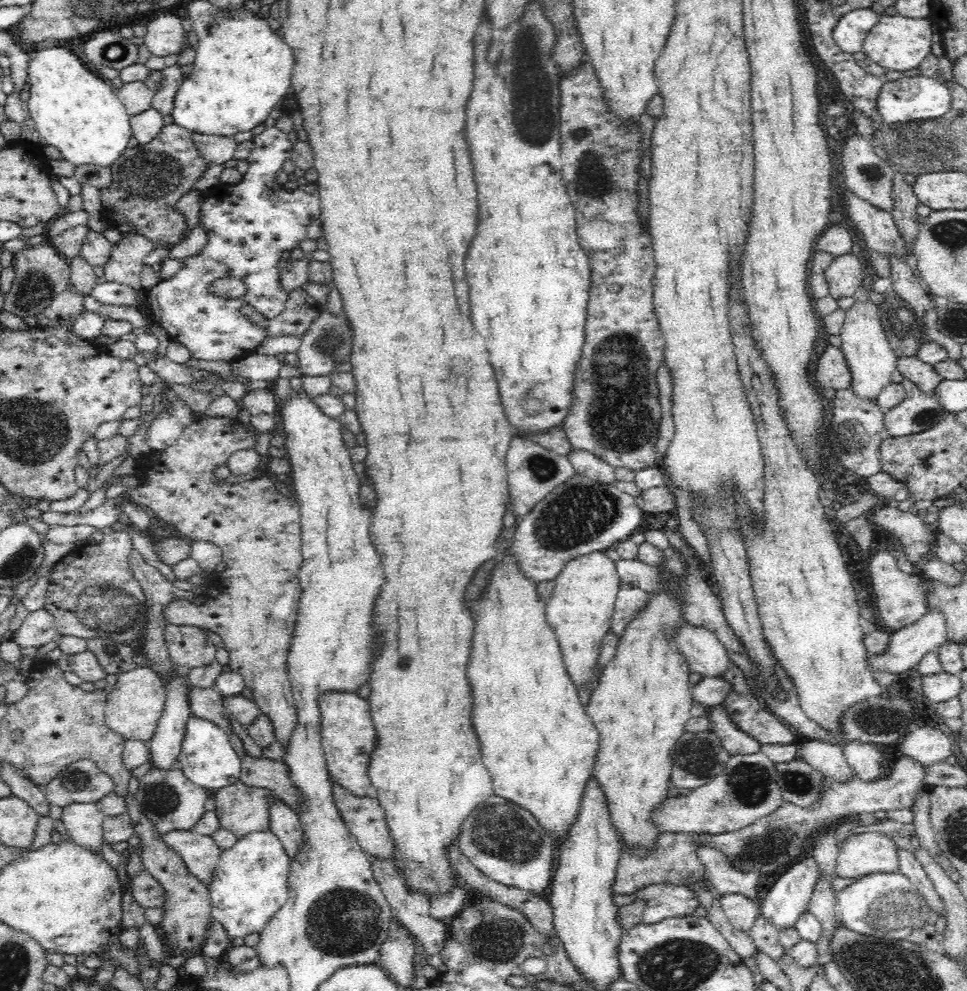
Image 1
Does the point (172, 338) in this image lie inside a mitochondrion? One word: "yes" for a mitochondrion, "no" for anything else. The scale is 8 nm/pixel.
no

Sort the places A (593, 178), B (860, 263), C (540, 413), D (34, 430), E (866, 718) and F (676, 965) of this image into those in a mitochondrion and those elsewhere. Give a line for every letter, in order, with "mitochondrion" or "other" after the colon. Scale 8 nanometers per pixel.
A: mitochondrion
B: other
C: other
D: mitochondrion
E: mitochondrion
F: mitochondrion

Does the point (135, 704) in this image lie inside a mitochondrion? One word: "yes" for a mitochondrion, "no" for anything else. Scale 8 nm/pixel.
no

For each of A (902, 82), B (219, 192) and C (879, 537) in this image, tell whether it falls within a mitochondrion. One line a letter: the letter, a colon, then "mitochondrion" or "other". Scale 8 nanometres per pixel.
A: other
B: other
C: other

